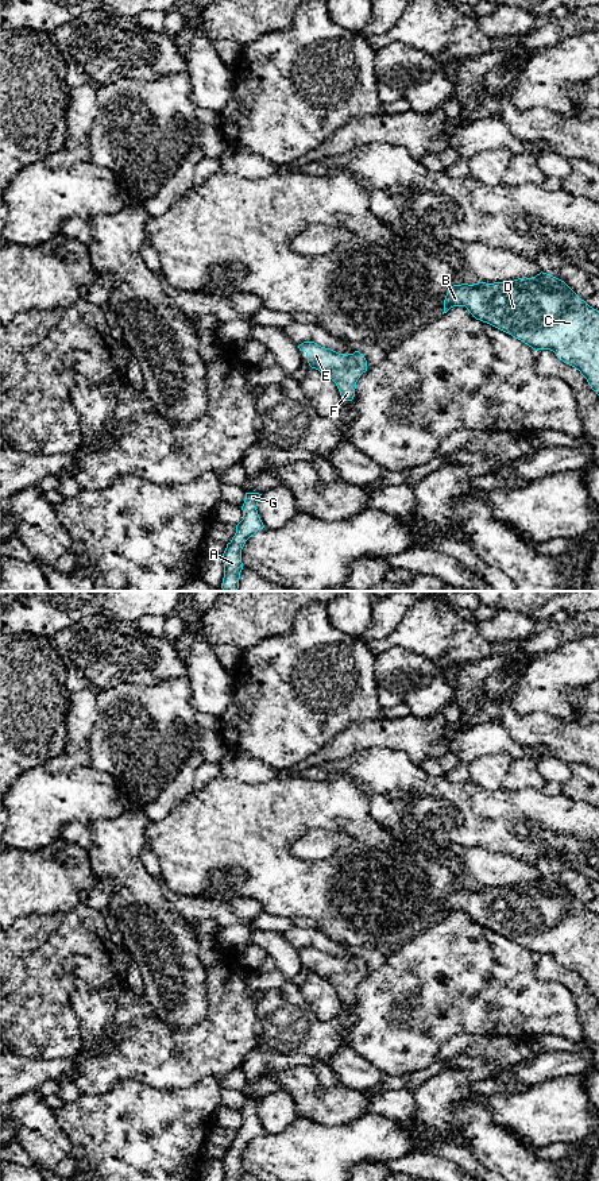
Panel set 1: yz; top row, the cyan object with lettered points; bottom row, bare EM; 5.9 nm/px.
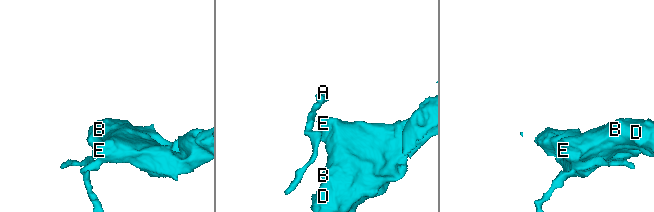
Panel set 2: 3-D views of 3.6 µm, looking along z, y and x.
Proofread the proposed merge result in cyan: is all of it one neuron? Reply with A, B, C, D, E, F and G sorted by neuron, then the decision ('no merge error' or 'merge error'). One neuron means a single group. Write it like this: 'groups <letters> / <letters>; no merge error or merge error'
groups A B C D E F G; no merge error

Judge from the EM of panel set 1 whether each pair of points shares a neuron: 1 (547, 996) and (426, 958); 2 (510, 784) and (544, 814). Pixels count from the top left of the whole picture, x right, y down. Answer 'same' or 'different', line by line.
1: same
2: different

